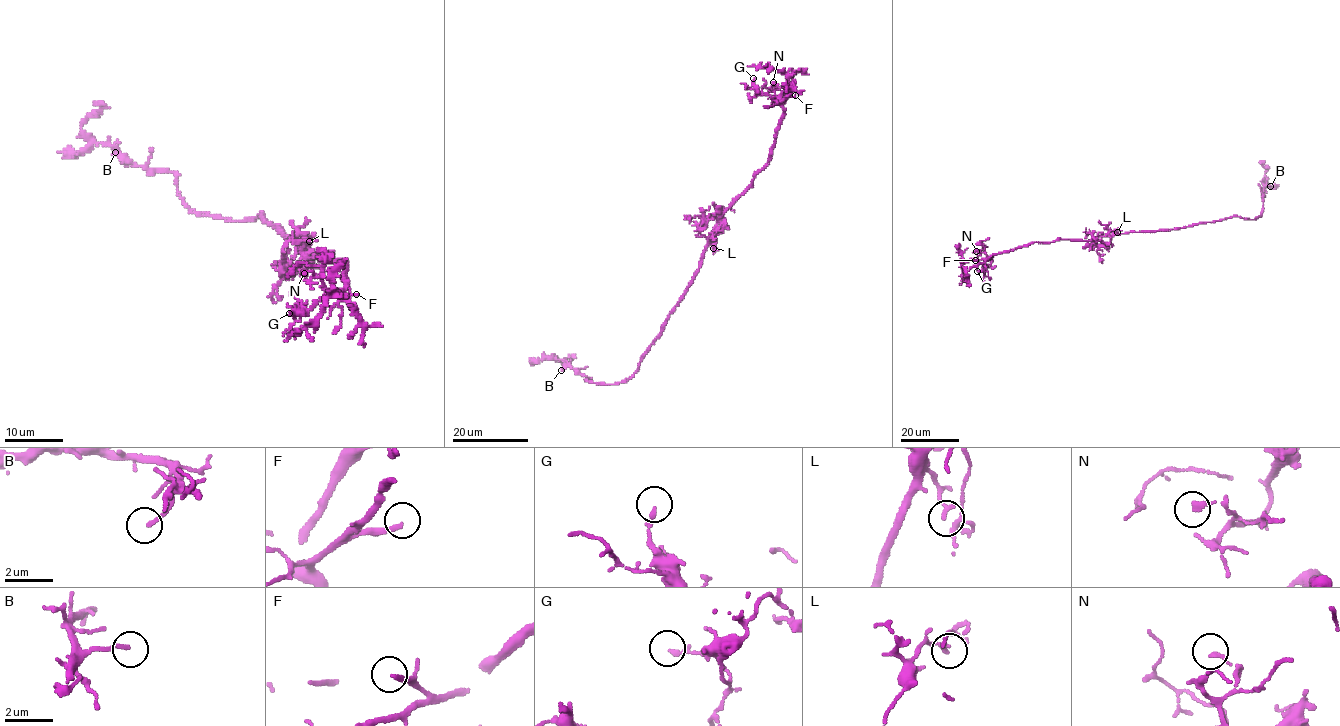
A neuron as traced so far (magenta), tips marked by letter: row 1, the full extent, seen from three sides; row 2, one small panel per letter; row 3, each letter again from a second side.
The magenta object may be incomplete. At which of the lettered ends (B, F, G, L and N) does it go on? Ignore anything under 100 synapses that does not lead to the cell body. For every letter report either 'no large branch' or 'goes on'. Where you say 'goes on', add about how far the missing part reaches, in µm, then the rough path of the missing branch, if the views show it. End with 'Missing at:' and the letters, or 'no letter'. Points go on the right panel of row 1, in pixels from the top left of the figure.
B: no large branch
F: goes on; about 60 µm are missing; missing branch runs (975, 260), (947, 260), (930, 273), (905, 268), (900, 292)
G: no large branch
L: no large branch
N: no large branch
Missing at: F

